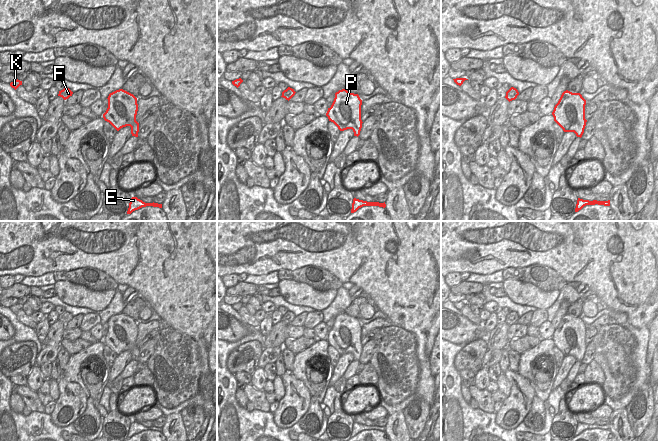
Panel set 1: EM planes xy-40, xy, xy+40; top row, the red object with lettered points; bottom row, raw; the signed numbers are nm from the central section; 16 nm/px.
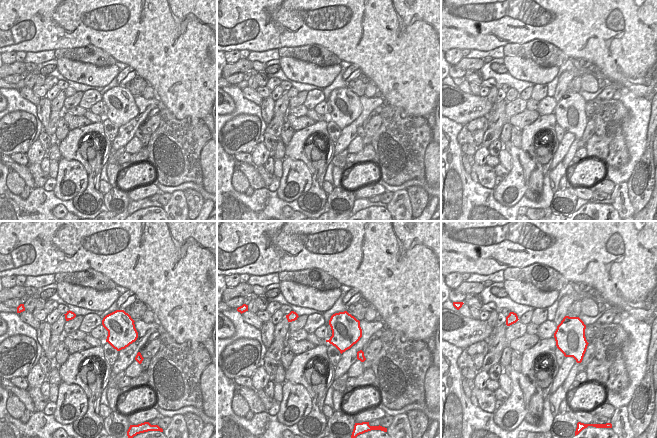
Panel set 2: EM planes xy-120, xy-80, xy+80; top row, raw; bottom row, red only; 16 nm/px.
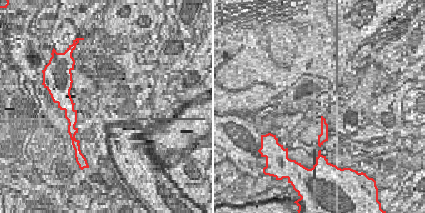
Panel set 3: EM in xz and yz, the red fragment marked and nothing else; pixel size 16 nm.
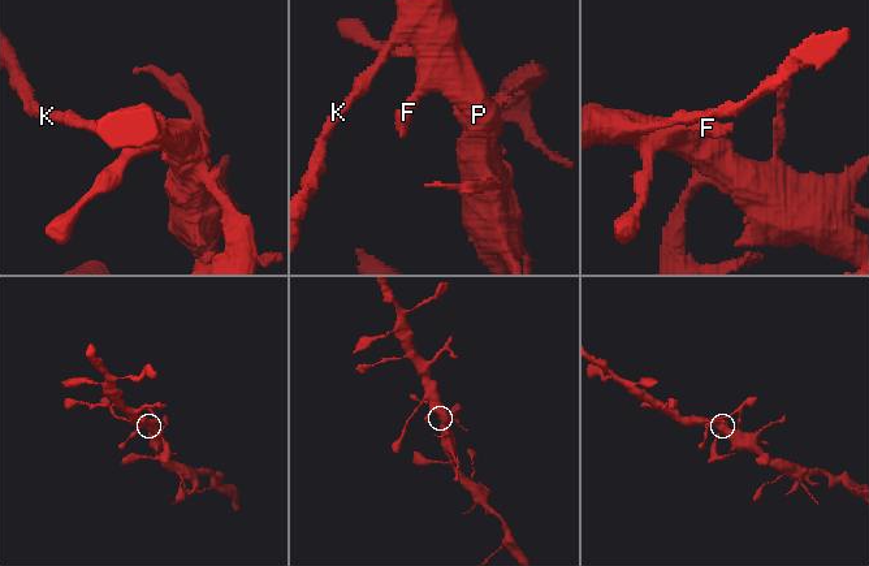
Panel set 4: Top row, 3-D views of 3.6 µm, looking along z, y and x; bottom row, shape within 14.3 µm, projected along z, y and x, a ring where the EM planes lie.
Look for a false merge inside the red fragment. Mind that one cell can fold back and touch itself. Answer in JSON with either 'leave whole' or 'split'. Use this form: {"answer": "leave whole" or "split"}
{"answer": "leave whole"}

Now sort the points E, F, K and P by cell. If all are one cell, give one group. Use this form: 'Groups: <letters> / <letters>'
Groups: E F K P

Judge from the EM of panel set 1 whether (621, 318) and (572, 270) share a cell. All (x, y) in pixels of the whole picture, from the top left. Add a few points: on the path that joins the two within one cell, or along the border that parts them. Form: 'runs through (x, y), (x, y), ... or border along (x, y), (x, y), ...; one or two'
border along (606, 307), (624, 312), (627, 320); two

